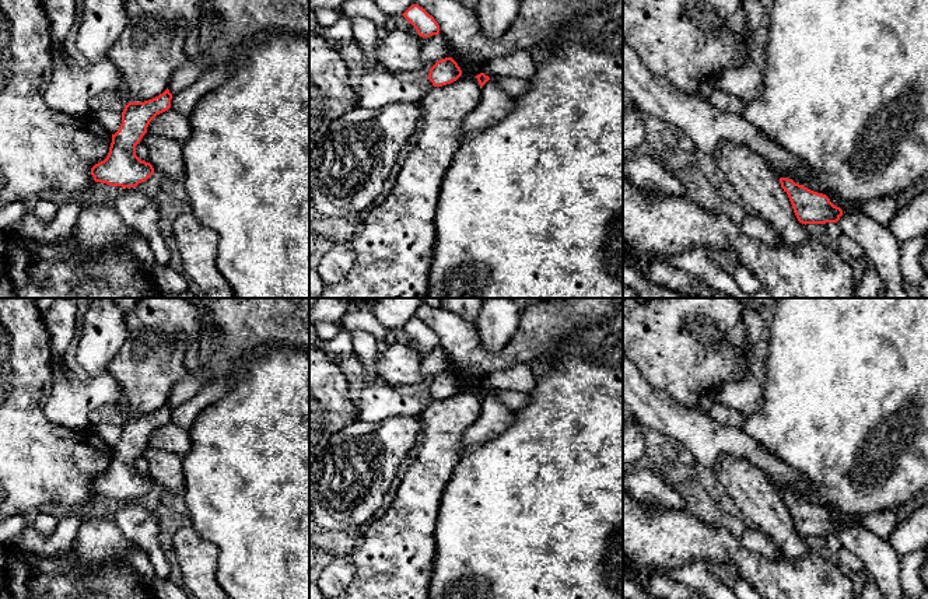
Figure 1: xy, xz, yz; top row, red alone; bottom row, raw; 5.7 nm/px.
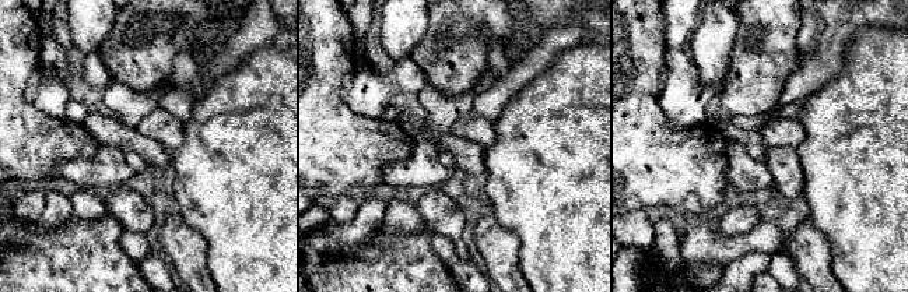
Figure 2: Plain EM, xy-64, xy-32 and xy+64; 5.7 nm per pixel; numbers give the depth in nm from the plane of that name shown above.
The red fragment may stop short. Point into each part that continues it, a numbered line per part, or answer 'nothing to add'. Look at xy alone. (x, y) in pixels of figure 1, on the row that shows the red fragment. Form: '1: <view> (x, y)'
nothing to add

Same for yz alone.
nothing to add

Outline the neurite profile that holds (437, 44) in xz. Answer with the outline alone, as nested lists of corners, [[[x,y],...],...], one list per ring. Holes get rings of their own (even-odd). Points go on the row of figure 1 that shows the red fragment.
[[[441,34],[433,35],[423,39],[421,46],[421,66],[416,71],[402,71],[395,74],[395,77],[405,83],[416,83],[426,80],[430,69],[441,59],[449,57],[452,53],[452,46],[448,39]]]

